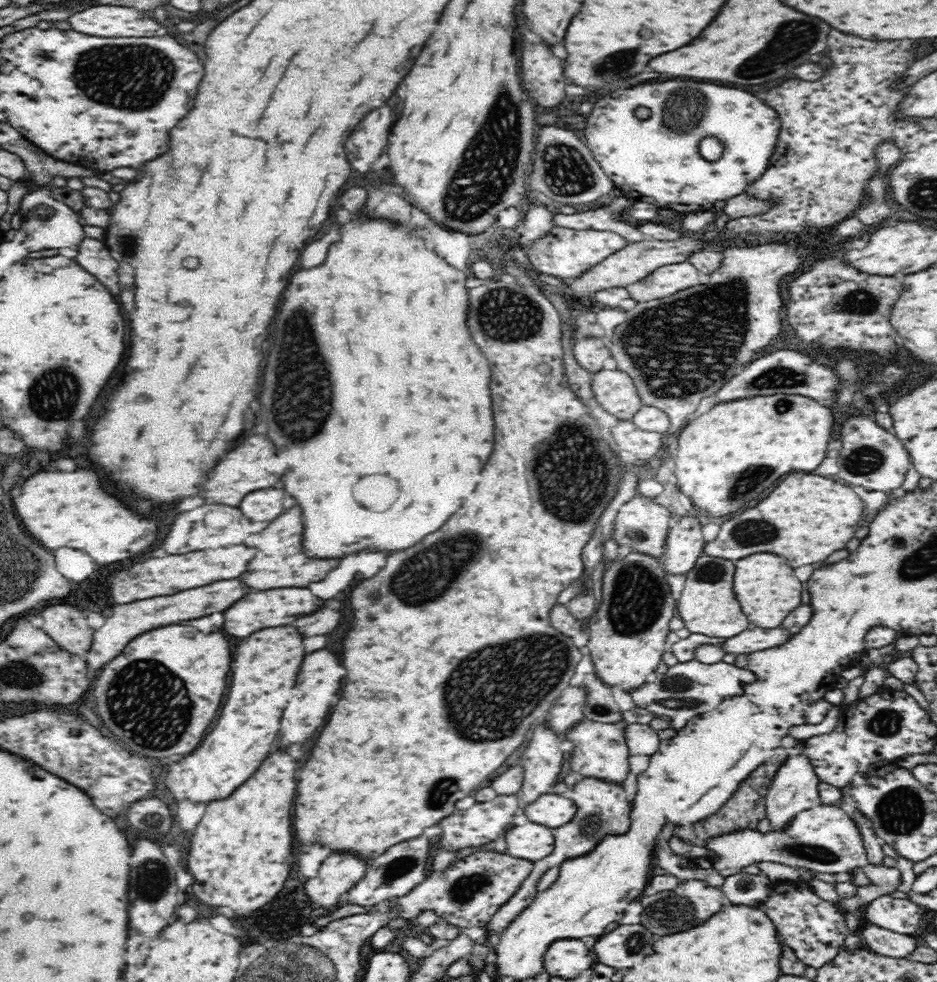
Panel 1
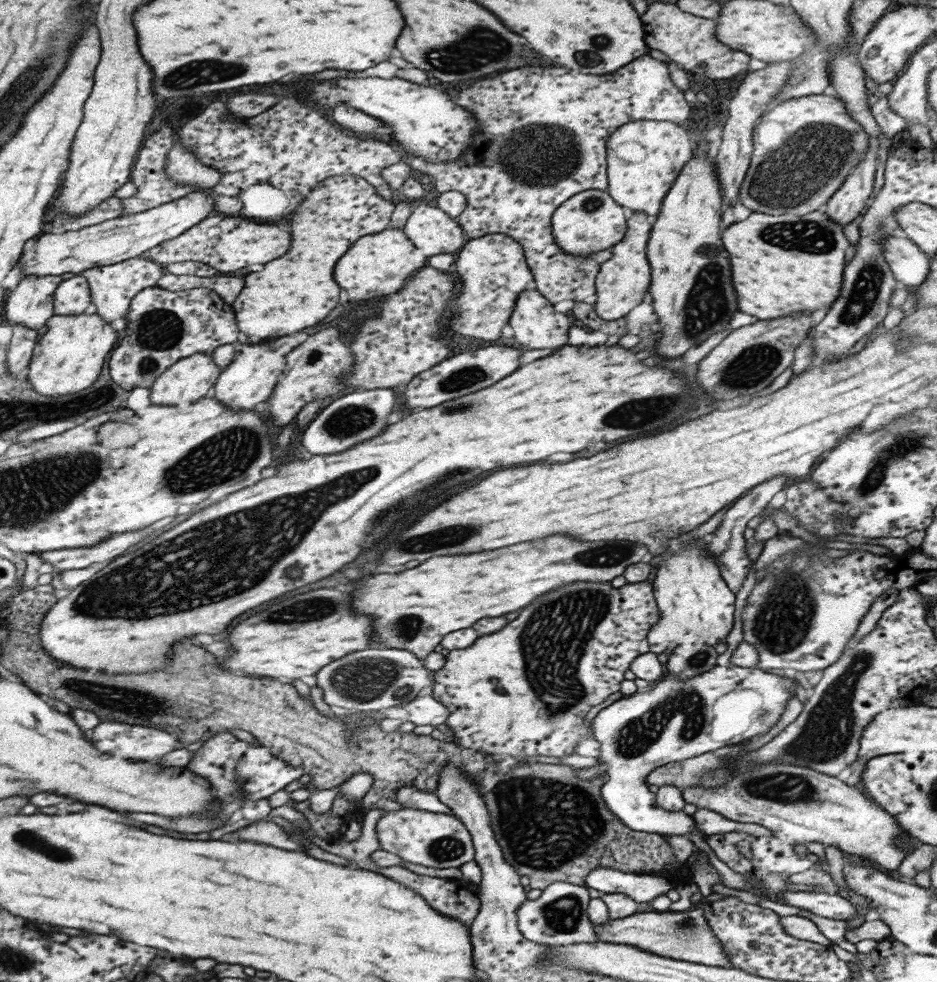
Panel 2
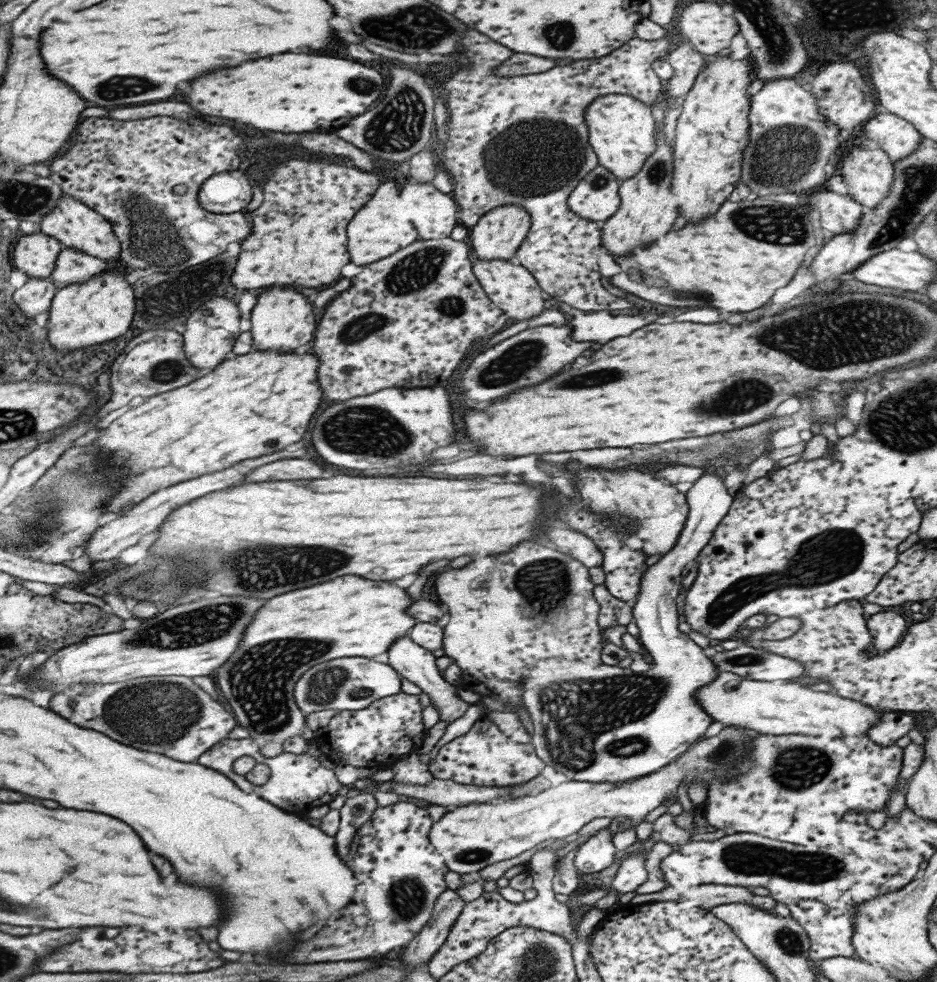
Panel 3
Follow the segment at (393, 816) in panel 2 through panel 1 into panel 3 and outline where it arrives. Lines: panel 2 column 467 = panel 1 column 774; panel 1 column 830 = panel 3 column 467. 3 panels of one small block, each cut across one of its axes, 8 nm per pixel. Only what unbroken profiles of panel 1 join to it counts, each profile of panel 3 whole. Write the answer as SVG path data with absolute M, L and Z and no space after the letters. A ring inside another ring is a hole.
M724 726L717 735L699 740L695 747L689 748L659 770L627 782L568 780L555 787L550 786L534 796L455 807L431 824L428 839L432 853L439 855L451 872L459 875L477 873L489 864L515 858L549 838L565 838L594 818L627 818L638 825L653 808L657 808L665 800L669 800L667 807L676 802L675 790L683 778L702 778L708 788L711 780L731 781L735 775L746 773L752 765L749 754L755 734L761 735L747 728Z

